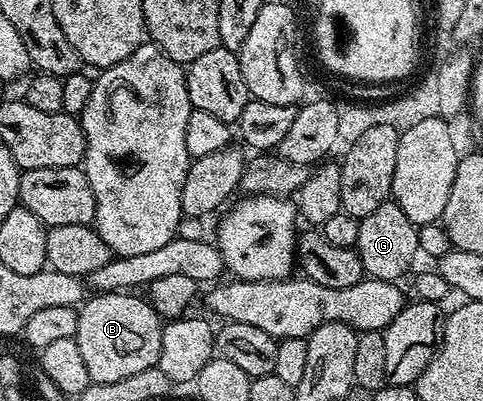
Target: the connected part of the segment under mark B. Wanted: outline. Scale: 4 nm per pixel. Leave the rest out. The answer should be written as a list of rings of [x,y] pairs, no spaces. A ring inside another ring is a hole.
[[[104,292],[92,295],[83,301],[78,309],[79,321],[75,331],[75,341],[85,358],[85,367],[89,369],[92,384],[120,382],[143,370],[156,367],[161,354],[161,334],[164,321],[155,313],[146,299],[131,292]]]

